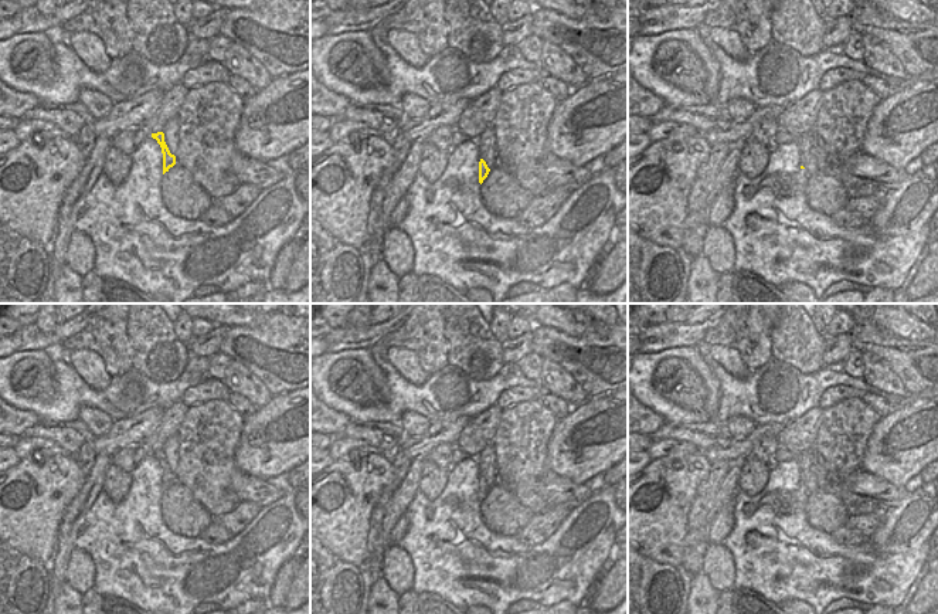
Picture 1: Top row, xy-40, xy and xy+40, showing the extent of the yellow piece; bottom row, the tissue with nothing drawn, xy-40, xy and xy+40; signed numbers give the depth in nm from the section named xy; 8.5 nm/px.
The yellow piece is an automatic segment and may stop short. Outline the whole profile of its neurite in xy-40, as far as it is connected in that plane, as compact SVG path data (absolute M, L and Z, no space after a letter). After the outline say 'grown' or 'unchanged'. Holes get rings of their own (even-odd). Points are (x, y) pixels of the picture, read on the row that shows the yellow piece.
M157 132L157 133L152 133L152 138L157 140L157 143L162 147L162 153L163 153L163 174L166 172L169 172L170 167L173 167L176 164L176 156L170 153L166 142L164 142L164 133L163 132Z; unchanged

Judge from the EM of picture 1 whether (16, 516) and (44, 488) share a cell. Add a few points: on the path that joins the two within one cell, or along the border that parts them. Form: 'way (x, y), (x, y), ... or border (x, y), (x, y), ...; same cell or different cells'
way (24, 508), (40, 495); same cell

